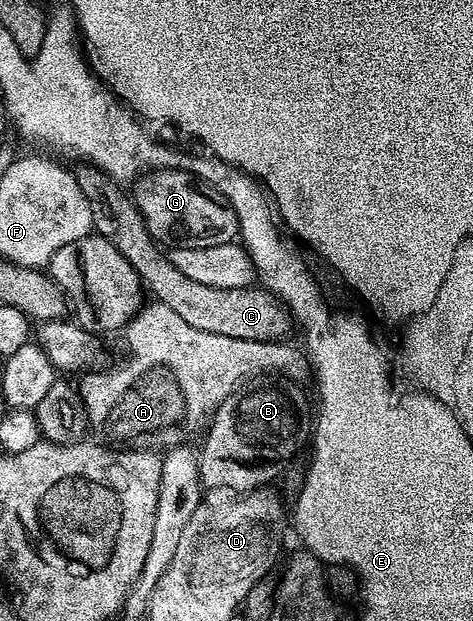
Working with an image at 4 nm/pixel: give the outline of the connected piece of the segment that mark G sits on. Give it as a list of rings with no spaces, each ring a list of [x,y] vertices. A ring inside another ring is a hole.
[[[183,169],[147,172],[135,184],[135,205],[152,238],[168,247],[200,248],[233,242],[240,231],[238,216],[218,190]]]

